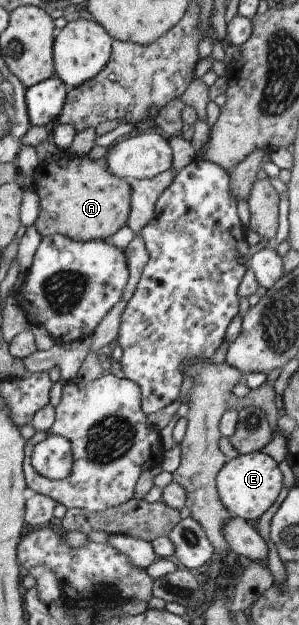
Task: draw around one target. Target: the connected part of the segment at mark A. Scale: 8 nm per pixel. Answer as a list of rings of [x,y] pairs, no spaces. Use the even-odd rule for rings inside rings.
[[[57,151],[48,163],[43,161],[36,165],[31,180],[39,198],[39,212],[34,226],[41,237],[58,234],[79,242],[105,241],[126,223],[130,207],[130,185],[125,184],[123,178],[109,174],[107,160],[103,157],[89,160],[87,155],[71,157]]]

